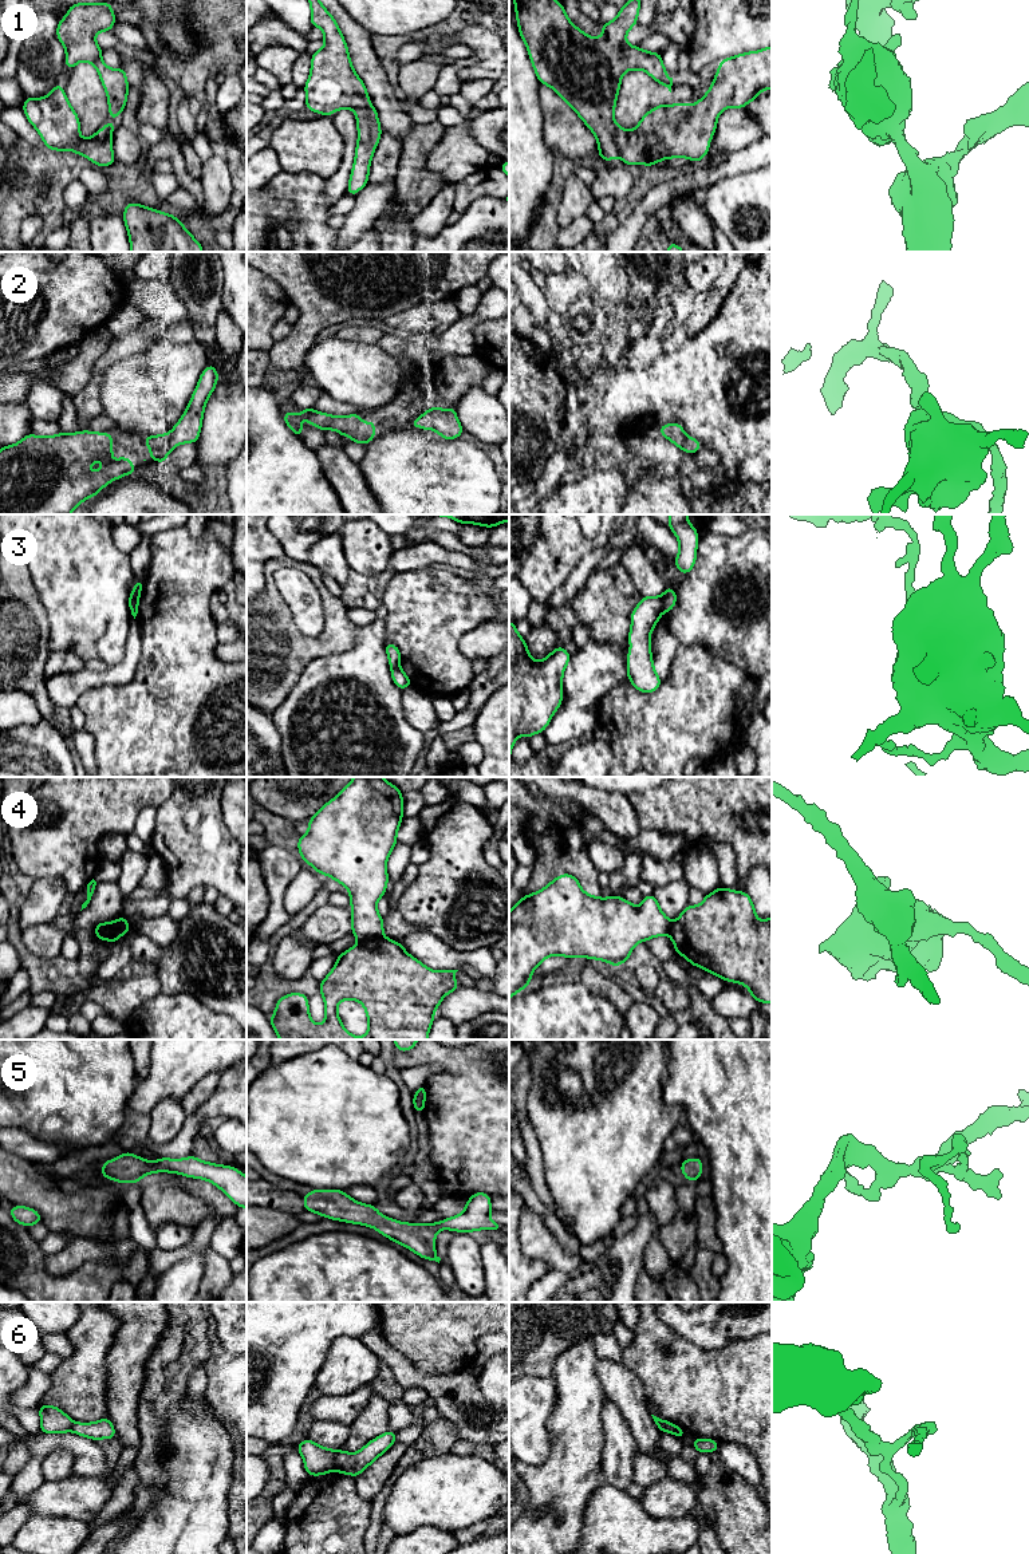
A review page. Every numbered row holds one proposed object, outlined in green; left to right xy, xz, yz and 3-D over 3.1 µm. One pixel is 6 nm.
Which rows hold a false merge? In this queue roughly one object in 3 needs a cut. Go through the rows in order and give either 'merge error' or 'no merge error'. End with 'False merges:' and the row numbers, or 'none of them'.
1: no merge error
2: no merge error
3: merge error
4: merge error
5: no merge error
6: merge error
False merges: 3, 4, 6

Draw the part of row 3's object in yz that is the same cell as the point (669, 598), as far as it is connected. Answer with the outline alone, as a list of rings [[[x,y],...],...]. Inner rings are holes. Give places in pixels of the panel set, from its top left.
[[[666,587],[662,599],[663,612],[670,612],[677,603],[677,592],[671,587]]]

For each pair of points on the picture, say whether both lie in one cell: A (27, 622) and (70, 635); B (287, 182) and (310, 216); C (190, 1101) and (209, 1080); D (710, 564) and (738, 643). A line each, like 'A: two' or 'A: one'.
A: two
B: one
C: one
D: one

